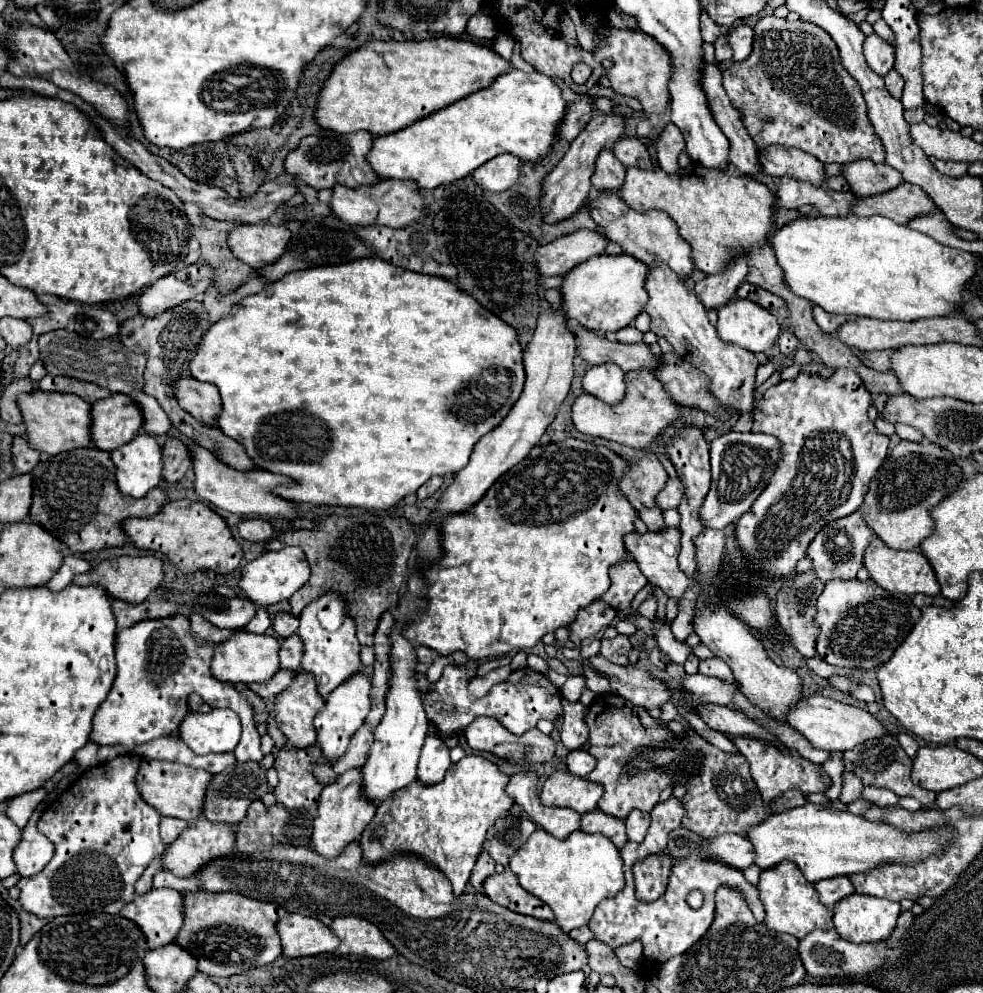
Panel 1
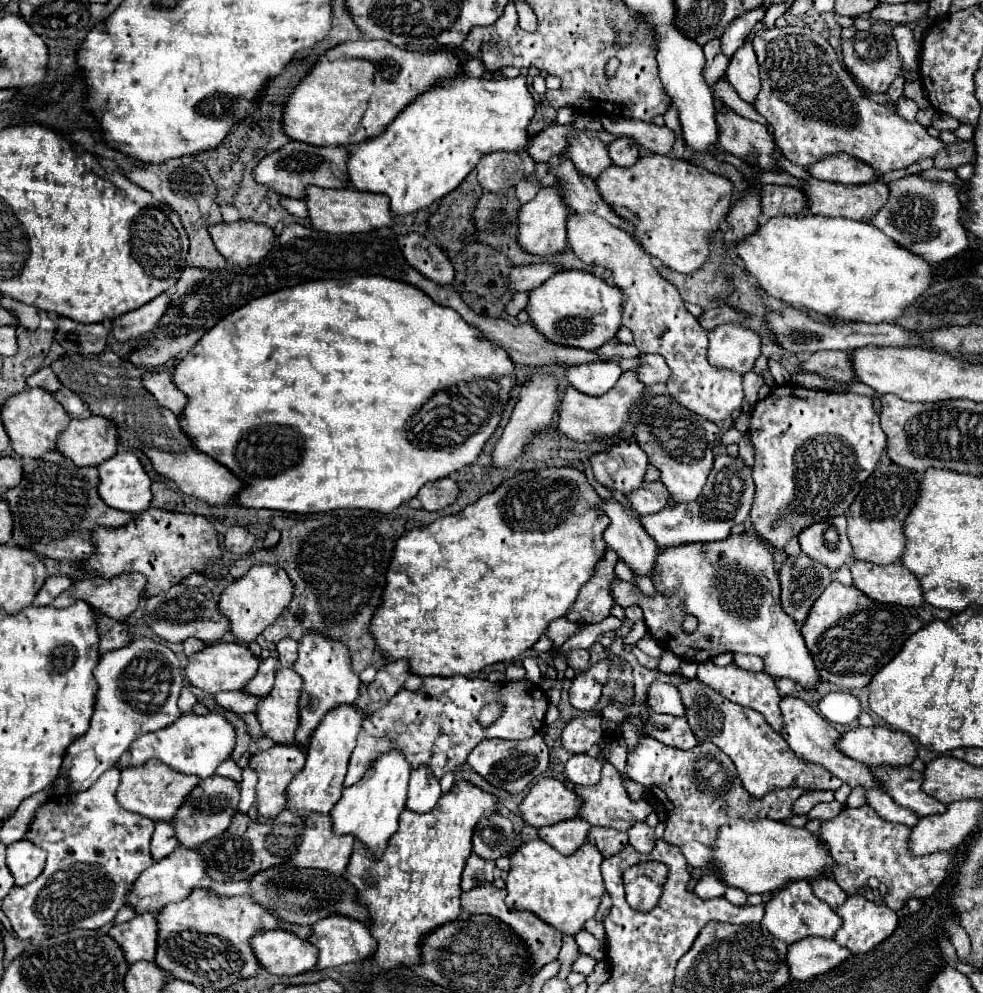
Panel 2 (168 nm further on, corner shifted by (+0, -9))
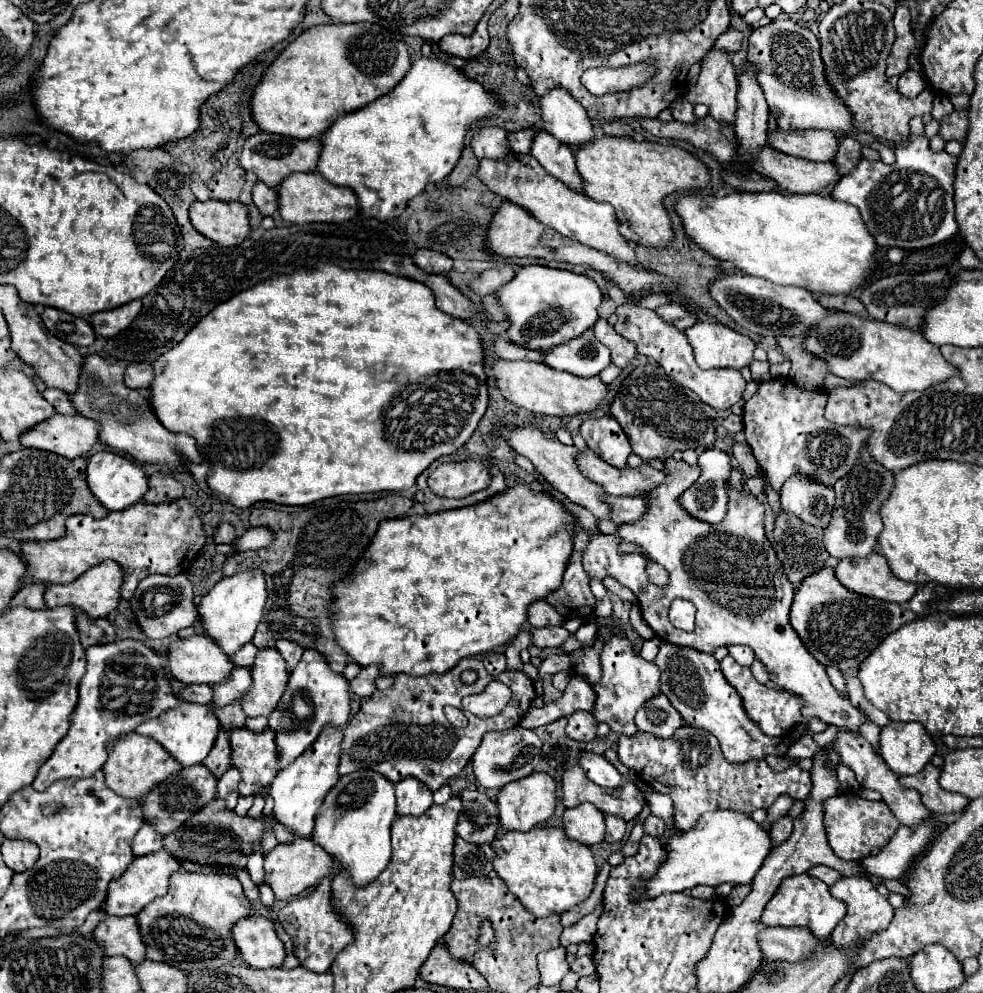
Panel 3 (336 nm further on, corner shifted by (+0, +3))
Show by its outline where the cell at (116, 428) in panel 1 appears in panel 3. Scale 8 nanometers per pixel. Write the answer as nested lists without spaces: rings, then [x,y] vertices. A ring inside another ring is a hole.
[[[53,414],[51,418],[35,424],[25,434],[21,434],[19,444],[23,448],[47,450],[73,460],[85,456],[91,450],[91,446],[97,442],[97,432],[99,428],[93,424],[93,420],[85,420],[77,414]]]

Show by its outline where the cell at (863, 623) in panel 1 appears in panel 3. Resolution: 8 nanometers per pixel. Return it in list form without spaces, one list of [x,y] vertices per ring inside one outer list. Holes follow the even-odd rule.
[[[823,568],[821,572],[807,576],[797,586],[789,612],[789,622],[801,638],[803,646],[823,666],[835,664],[841,672],[857,668],[883,638],[905,626],[907,622],[913,622],[915,618],[917,614],[907,606],[881,602],[849,592],[843,584],[837,584],[833,568]]]

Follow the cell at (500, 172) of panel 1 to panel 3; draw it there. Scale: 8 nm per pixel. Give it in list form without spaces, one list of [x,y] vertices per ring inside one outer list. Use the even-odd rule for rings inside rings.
[[[485,126],[471,138],[471,148],[479,160],[507,156],[507,132],[499,126]]]

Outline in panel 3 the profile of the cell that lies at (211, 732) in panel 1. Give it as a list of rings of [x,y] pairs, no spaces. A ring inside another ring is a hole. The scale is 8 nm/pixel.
[[[181,702],[179,706],[165,710],[157,718],[151,718],[151,720],[139,724],[135,732],[155,738],[185,768],[185,766],[195,766],[195,764],[203,762],[205,756],[211,752],[217,732],[219,732],[219,720],[215,718],[215,714],[211,712],[209,706]]]

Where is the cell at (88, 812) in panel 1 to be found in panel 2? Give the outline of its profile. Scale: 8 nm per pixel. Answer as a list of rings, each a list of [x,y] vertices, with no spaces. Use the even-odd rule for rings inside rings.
[[[109,768],[89,790],[53,796],[37,810],[27,838],[47,850],[45,870],[31,884],[13,886],[3,898],[3,912],[19,938],[111,924],[139,874],[155,862],[149,850],[155,822],[125,810],[115,798],[117,786],[119,770]]]

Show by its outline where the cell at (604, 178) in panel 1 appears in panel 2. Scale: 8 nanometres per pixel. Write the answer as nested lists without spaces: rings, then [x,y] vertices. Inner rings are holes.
[[[577,132],[569,134],[569,158],[583,176],[593,180],[613,166],[609,150],[601,140]]]

